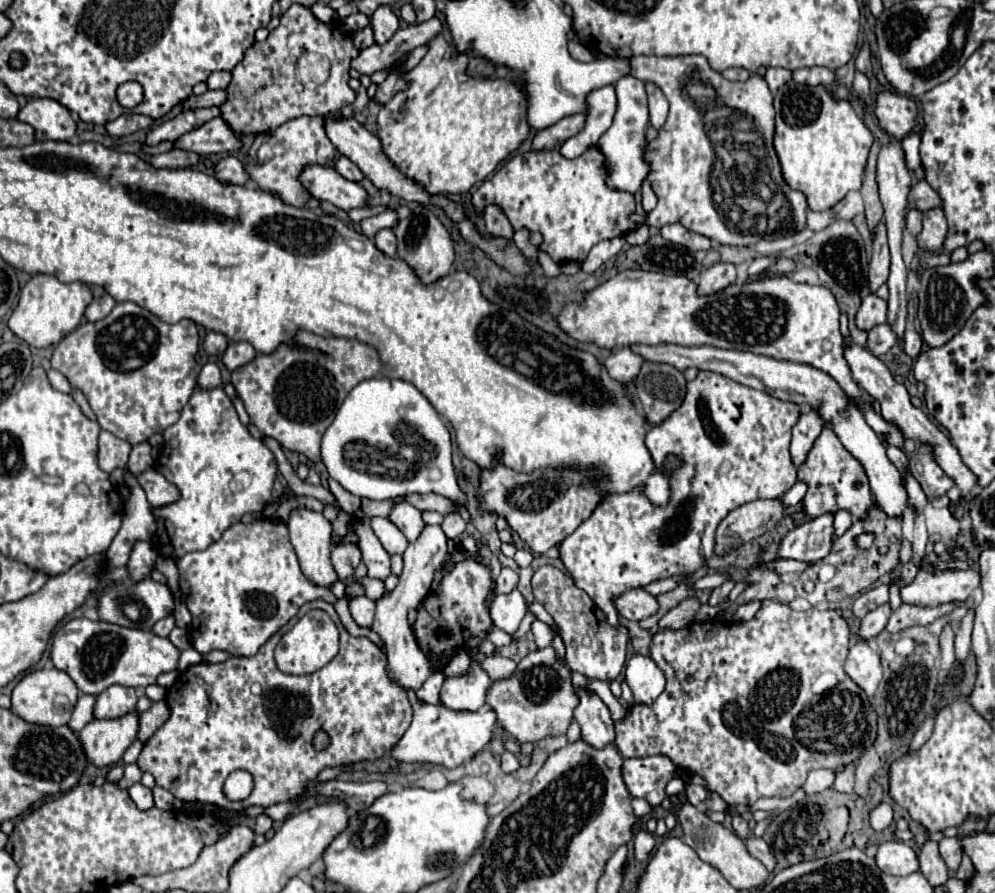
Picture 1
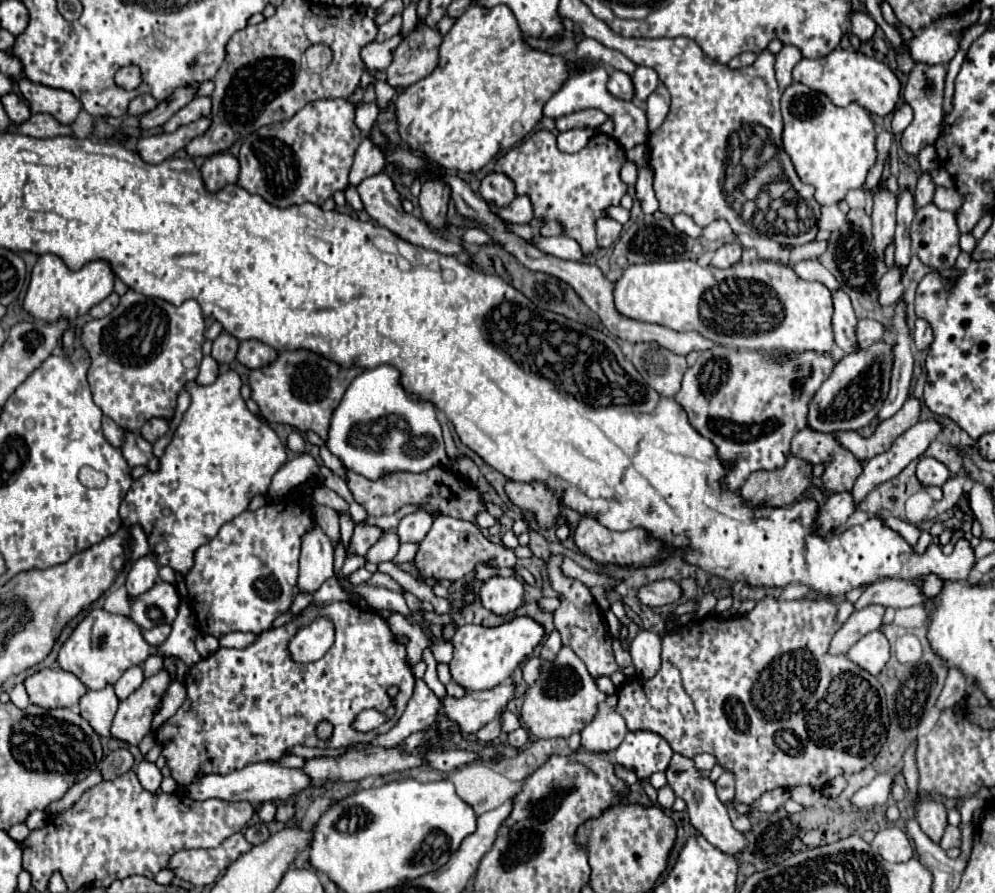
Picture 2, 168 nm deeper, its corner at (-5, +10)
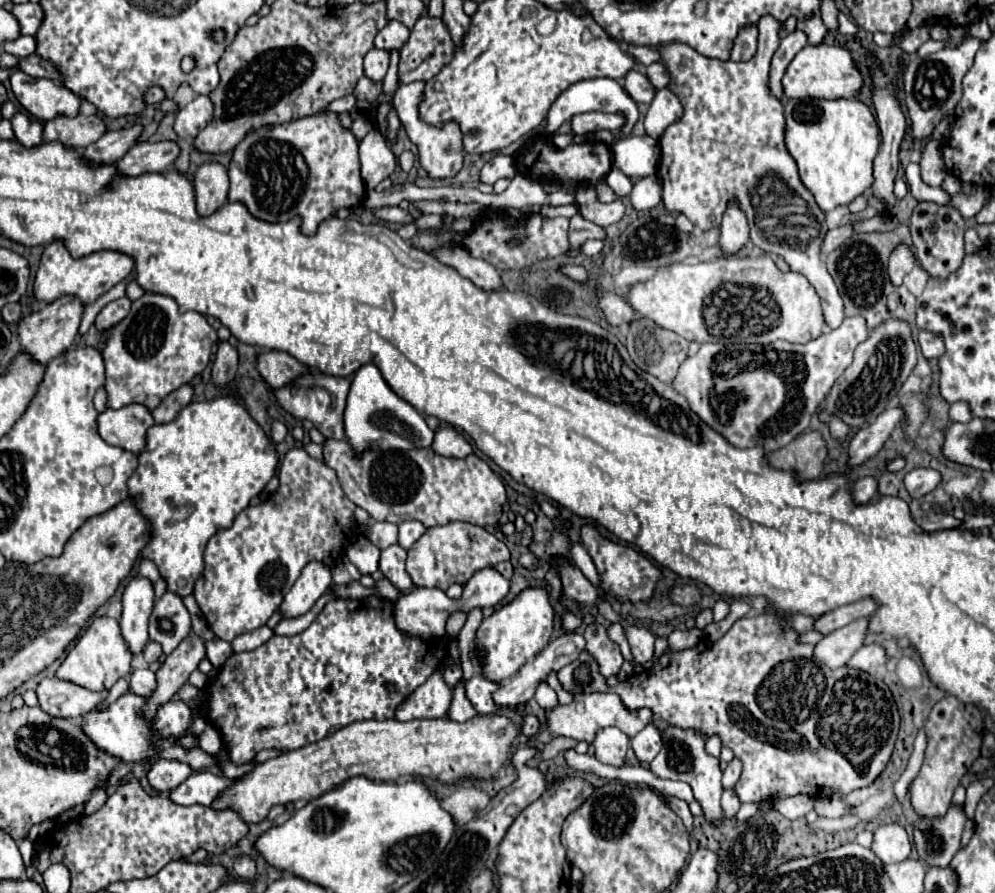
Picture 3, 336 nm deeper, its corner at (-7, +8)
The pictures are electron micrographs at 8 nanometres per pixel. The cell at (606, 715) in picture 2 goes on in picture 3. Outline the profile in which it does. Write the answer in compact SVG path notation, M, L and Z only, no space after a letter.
M606 727L602 729L594 743L596 747L596 759L606 763L606 765L612 765L612 767L624 767L626 765L626 751L630 747L630 741L628 741L628 735L622 733L620 729L616 727Z

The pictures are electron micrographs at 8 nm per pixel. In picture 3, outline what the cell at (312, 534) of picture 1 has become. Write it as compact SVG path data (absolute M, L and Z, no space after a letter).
M318 561L308 563L298 581L292 585L292 589L284 595L280 603L282 619L304 615L326 593L330 585L332 585L330 569Z

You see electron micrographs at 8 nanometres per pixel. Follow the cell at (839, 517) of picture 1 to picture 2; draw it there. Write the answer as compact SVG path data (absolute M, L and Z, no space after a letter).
M920 421L906 433L902 433L886 453L870 459L868 465L864 465L862 475L854 483L854 505L858 505L876 485L896 477L910 461L922 457L940 431L942 425L938 425L936 421Z

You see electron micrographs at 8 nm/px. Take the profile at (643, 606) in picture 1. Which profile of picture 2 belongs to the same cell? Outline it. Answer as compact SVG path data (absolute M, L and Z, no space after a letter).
M662 579L662 581L654 581L644 585L638 591L638 601L640 605L648 605L648 607L660 607L660 605L670 605L674 601L678 601L682 595L678 583Z

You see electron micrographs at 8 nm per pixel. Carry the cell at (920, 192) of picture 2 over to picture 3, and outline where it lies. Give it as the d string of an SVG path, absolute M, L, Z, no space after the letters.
M926 141L922 149L922 159L920 159L920 171L922 179L928 185L942 185L946 177L946 167L942 161L942 151L938 141Z

